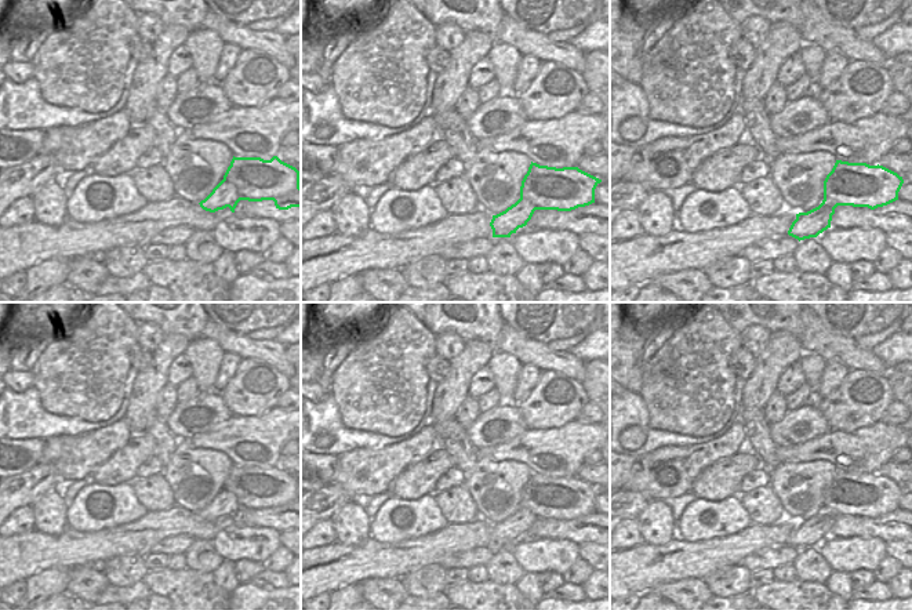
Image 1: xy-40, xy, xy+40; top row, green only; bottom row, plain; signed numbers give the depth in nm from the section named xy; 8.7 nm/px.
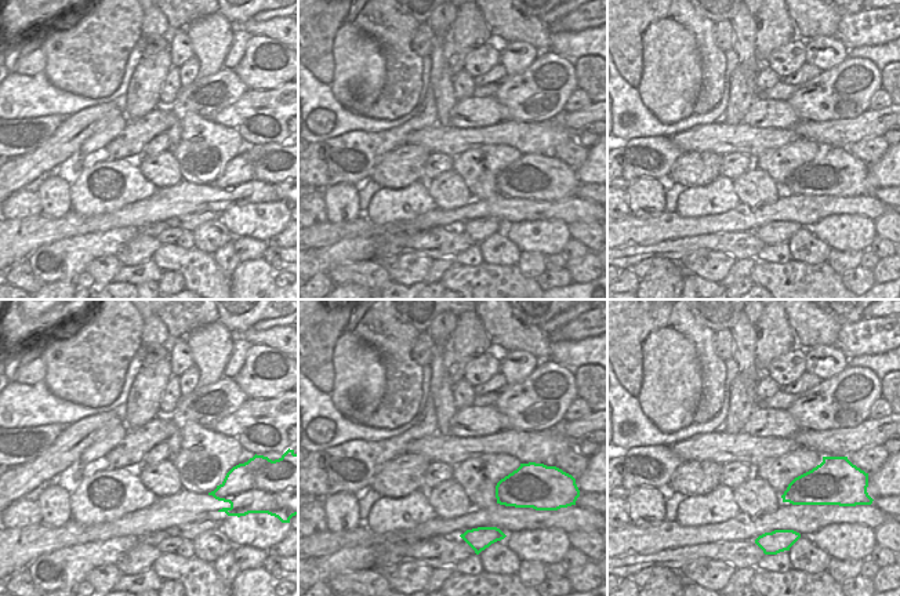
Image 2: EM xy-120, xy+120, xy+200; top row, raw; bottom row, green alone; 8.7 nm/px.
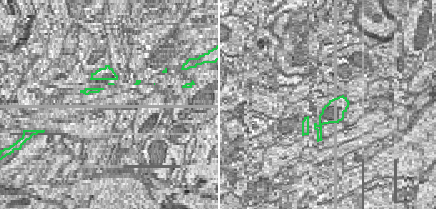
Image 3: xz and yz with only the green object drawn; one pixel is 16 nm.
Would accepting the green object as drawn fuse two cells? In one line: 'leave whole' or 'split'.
split

